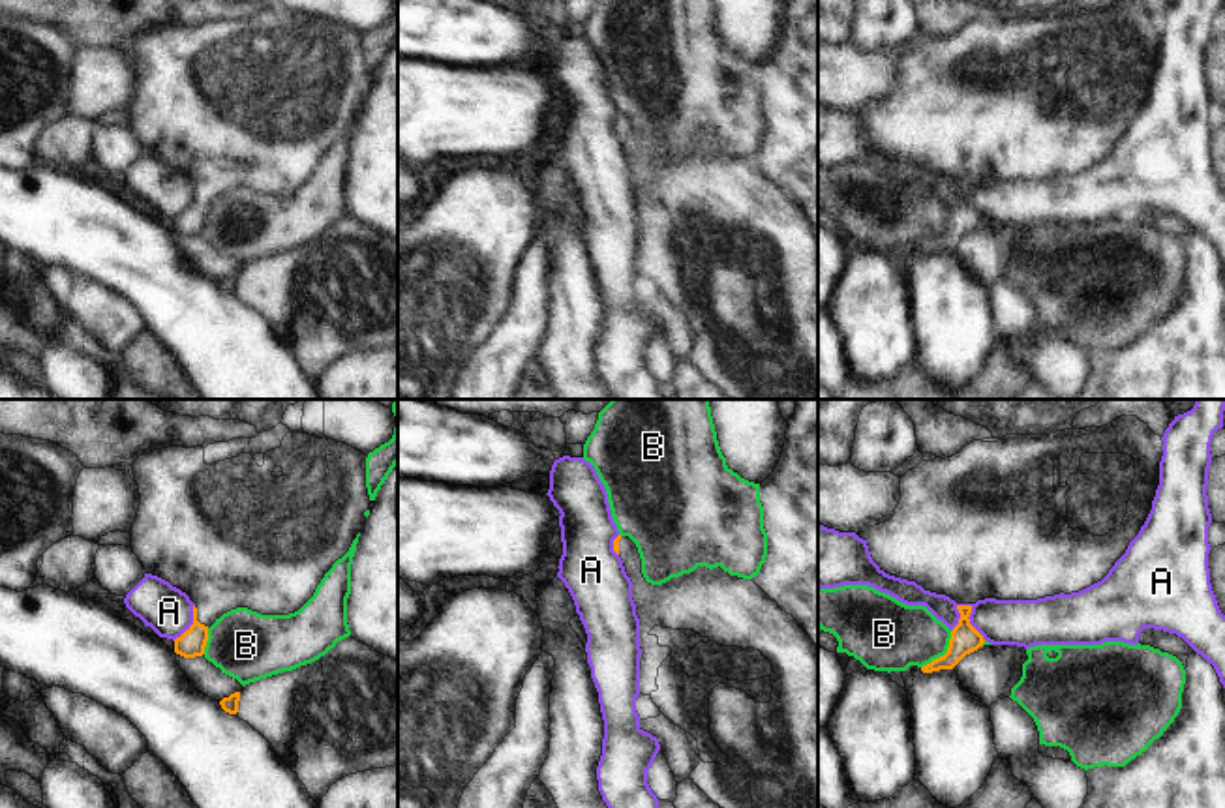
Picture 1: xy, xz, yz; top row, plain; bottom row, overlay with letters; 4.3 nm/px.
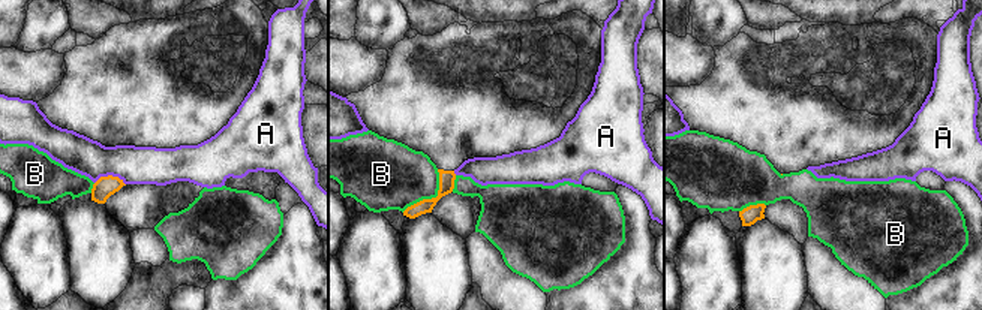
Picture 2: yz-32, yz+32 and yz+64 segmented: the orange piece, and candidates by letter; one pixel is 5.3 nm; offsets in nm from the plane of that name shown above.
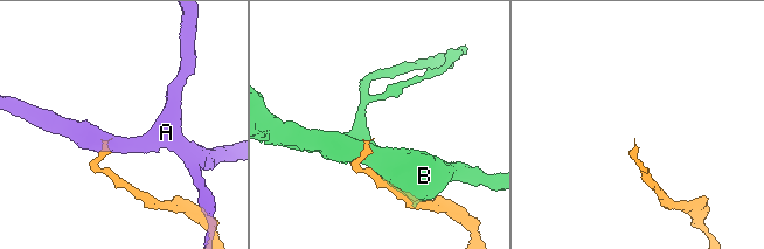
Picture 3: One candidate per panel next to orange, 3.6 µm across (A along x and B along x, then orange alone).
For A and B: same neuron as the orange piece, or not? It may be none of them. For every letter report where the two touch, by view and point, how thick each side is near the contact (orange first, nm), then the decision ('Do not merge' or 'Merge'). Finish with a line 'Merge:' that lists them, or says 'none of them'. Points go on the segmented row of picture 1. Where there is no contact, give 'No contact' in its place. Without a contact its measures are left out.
A: Touches orange at yz (968, 615). Thickness 120 nm (orange) against 200 nm. Do not merge
B: Touches orange at yz (946, 653). Thickness 120 nm (orange) against 300 nm. Do not merge
Merge: none of them.

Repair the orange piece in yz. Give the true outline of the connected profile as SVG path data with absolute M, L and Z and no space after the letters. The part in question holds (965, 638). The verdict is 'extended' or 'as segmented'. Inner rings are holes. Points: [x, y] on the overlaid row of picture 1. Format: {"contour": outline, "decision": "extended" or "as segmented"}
{"contour": "M957 606L960 619L951 632L947 652L930 664L923 666L923 673L953 669L966 654L983 647L983 636L970 624L972 606Z", "decision": "as segmented"}

